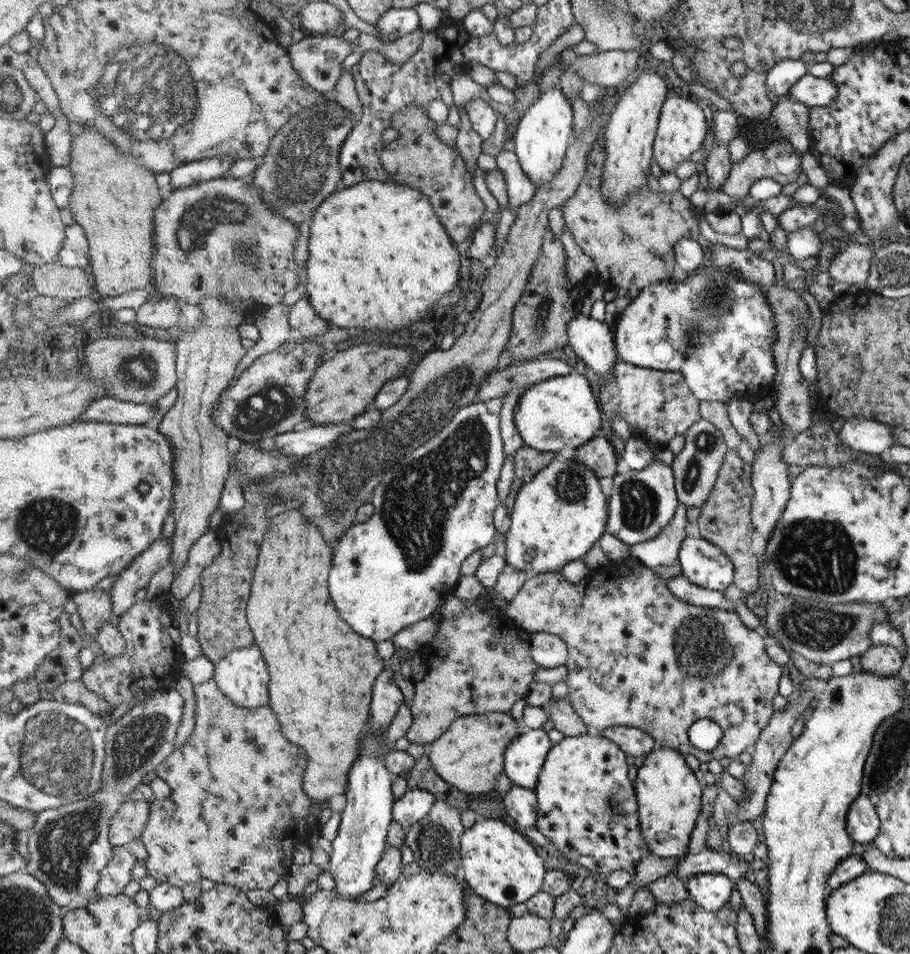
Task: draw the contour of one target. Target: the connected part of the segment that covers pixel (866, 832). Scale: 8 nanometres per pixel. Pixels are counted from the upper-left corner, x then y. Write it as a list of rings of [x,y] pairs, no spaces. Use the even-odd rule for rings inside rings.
[[[864,796],[858,797],[852,802],[847,815],[847,832],[851,834],[851,839],[856,844],[868,844],[872,842],[882,830],[882,822],[879,814],[876,814],[870,798]]]

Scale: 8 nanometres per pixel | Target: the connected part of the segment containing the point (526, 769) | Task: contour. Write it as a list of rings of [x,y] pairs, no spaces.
[[[530,729],[519,734],[506,748],[506,776],[514,785],[534,790],[552,747],[544,729]]]

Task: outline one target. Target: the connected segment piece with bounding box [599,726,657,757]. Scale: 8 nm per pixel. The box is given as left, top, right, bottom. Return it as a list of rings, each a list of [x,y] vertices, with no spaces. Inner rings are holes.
[[[611,726],[599,732],[604,737],[615,741],[630,756],[646,756],[657,745],[655,740],[643,730],[632,726]]]

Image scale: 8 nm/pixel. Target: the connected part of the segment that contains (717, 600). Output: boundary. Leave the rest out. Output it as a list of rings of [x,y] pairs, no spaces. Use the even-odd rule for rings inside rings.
[[[684,575],[673,576],[667,580],[668,589],[676,598],[687,601],[690,604],[697,604],[701,607],[720,609],[720,604],[725,598],[723,592],[702,588],[690,582]]]

